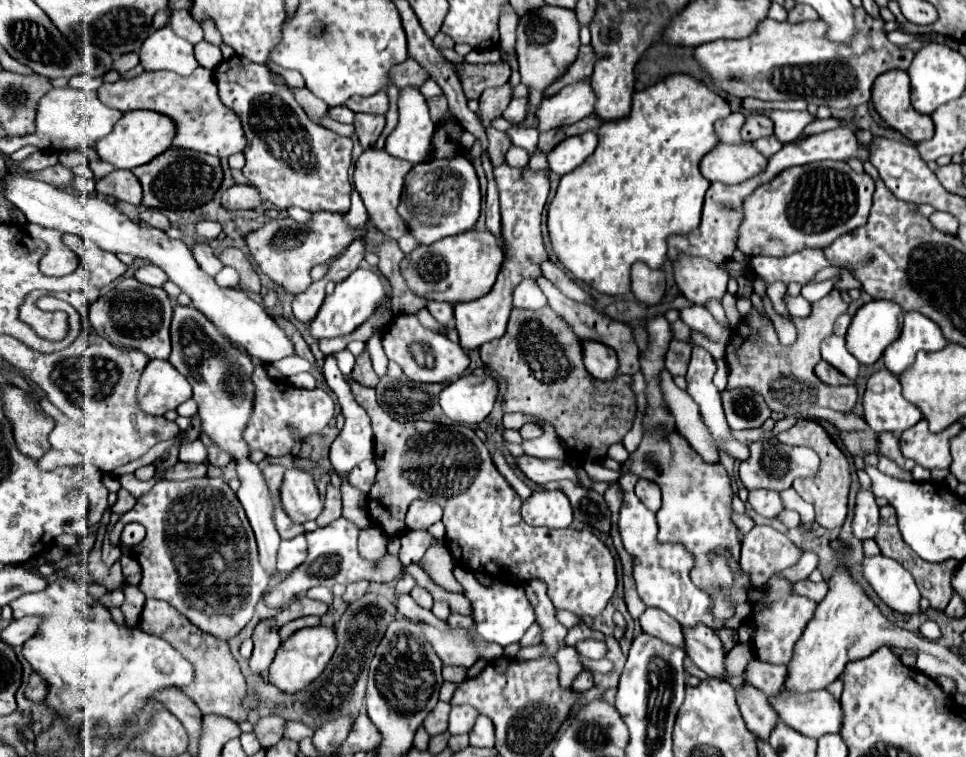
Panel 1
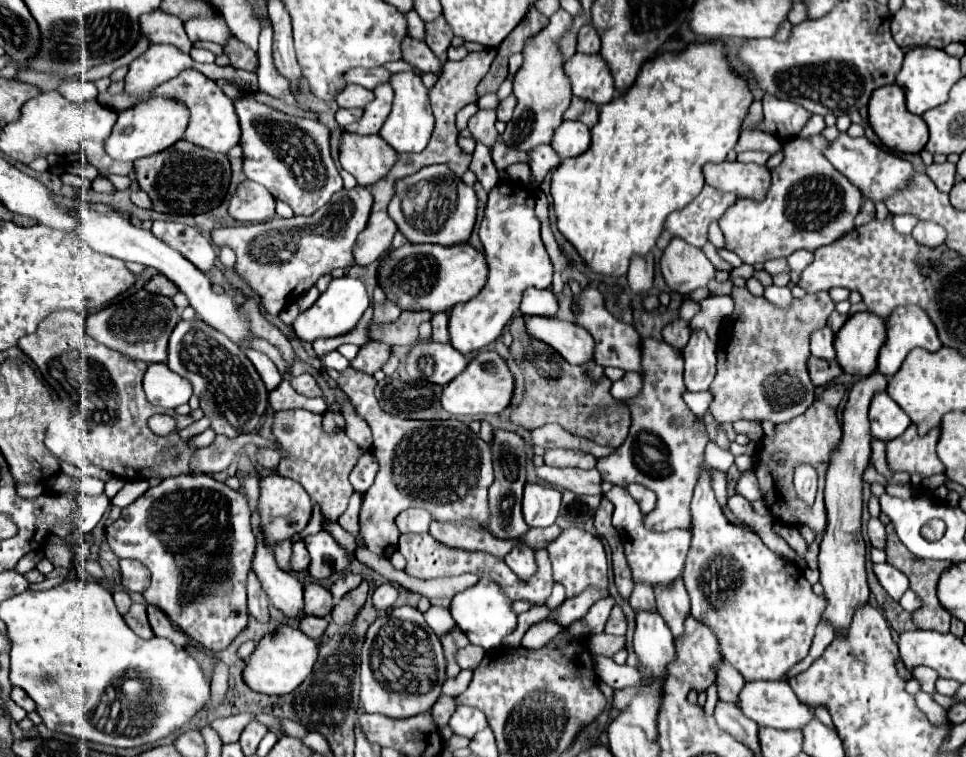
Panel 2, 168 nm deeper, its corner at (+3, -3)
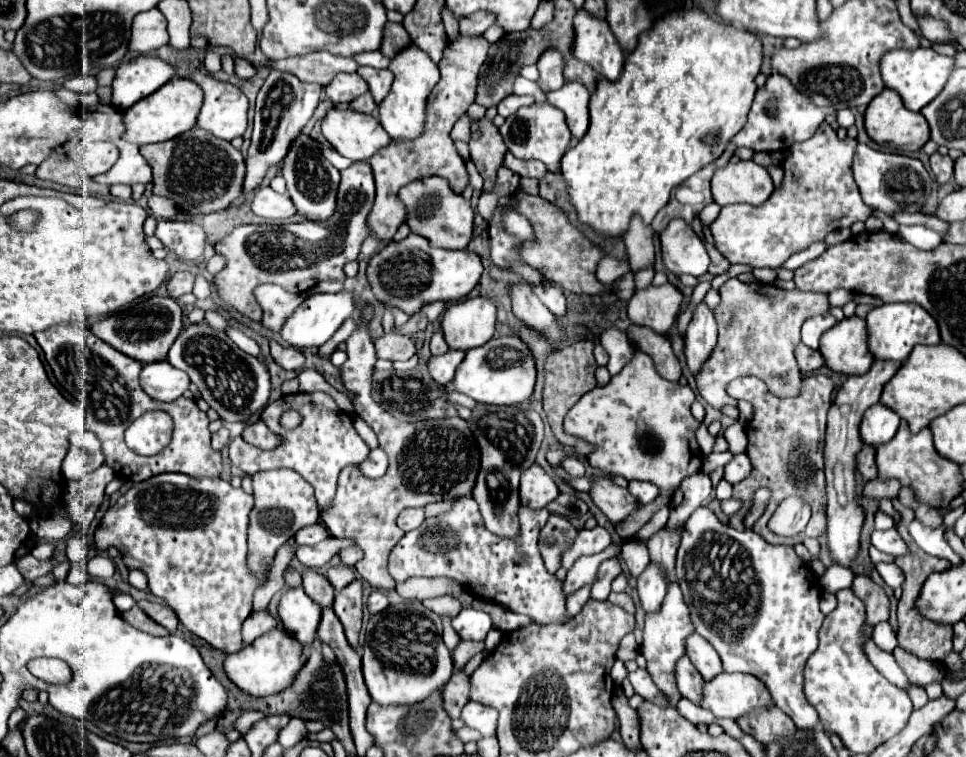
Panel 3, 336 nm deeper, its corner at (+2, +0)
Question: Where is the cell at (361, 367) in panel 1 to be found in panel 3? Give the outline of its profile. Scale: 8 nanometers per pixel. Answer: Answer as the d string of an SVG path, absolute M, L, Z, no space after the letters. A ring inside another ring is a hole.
M398 333L382 335L380 339L374 341L374 345L376 345L376 357L390 361L406 361L416 353L414 341L408 335Z

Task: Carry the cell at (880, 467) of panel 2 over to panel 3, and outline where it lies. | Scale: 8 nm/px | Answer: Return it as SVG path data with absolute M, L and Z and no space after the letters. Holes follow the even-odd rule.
M864 445L858 451L858 473L862 475L864 481L872 481L876 479L876 463L874 463L874 447Z

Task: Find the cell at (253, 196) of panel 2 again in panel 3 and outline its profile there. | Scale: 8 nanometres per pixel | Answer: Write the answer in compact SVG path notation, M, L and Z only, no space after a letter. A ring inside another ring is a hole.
M264 185L256 189L252 197L252 211L260 217L270 217L270 219L286 219L296 215L294 203L290 201L288 195L280 195L272 187Z

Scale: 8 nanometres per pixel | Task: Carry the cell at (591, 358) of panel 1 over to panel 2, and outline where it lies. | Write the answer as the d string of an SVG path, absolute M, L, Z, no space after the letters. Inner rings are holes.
M525 316L525 324L533 338L555 348L569 364L585 364L585 360L593 360L595 340L575 322L547 316Z

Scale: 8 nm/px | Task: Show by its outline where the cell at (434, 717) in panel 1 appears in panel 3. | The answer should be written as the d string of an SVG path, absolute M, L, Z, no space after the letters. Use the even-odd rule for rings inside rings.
M462 669L454 671L446 687L442 689L444 709L452 719L460 717L462 707L468 703L468 691L470 691L470 677Z

